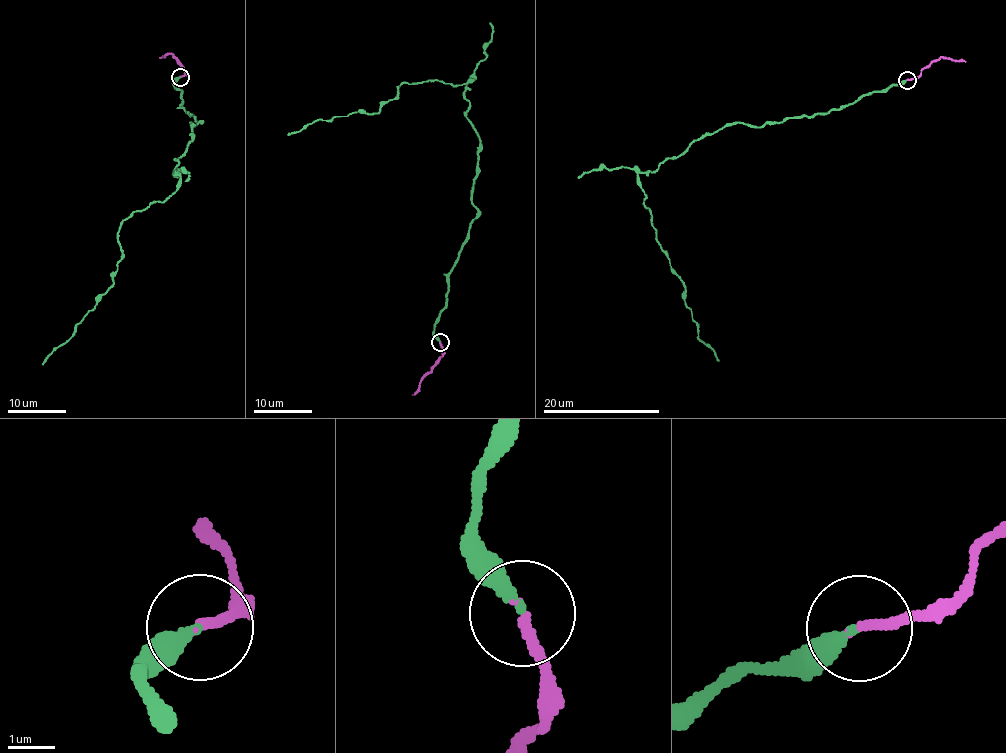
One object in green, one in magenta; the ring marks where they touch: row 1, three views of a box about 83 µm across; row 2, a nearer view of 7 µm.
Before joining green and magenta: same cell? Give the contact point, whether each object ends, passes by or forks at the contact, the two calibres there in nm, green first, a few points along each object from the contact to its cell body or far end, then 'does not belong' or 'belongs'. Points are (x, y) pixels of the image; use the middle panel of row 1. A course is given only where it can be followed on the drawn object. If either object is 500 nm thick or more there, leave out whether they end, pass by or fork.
(440, 342) | green ends | magenta ends | 280/200 nm | green via (440, 341), (448, 272), (477, 212), (473, 79), (402, 83), (376, 113), (288, 135) | magenta via (440, 341), (443, 354), (412, 395) | belongs

